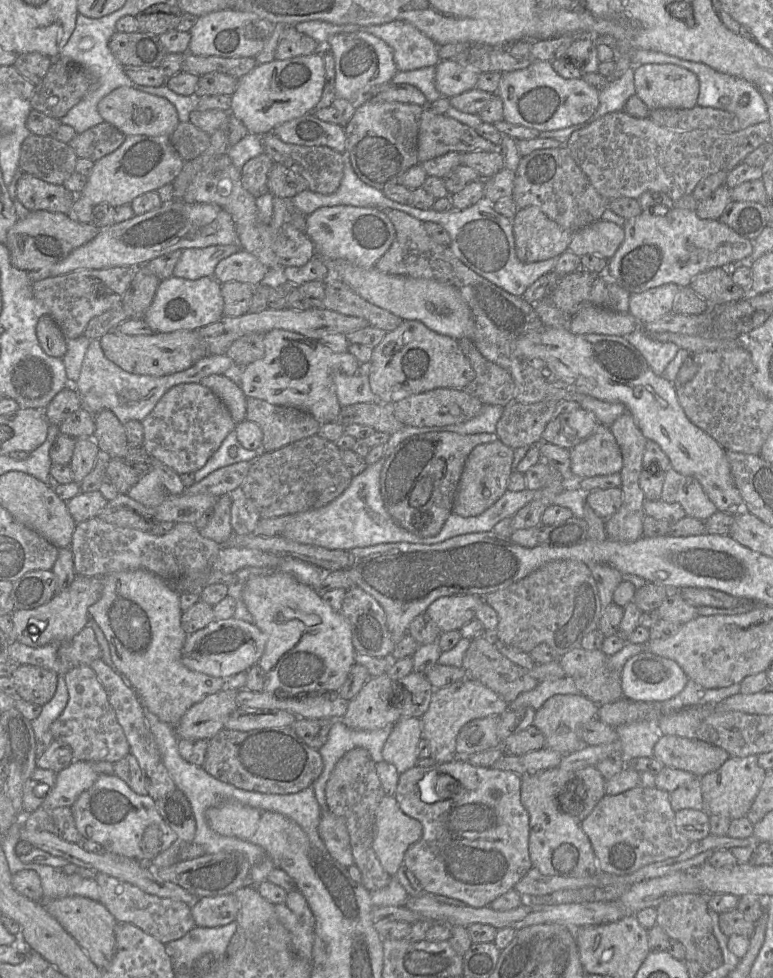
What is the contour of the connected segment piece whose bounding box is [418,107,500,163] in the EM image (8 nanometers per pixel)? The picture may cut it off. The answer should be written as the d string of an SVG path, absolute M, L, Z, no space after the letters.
M424 107L418 132L418 161L423 163L449 152L500 152L500 147L482 138L475 129Z

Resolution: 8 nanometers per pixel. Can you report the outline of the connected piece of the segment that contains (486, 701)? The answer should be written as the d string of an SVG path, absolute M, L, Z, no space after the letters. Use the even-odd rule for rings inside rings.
M466 678L435 689L428 710L421 717L422 737L429 743L429 757L439 763L454 759L457 736L465 725L476 719L500 716L507 710L508 702L475 680Z

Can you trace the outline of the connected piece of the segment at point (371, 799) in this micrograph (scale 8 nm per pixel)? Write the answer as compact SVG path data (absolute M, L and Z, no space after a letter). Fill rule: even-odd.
M353 748L336 763L325 787L326 809L344 818L350 836L354 864L361 873L361 884L369 892L386 887L392 877L384 870L373 849L376 813L381 800L386 795L375 764L367 749Z

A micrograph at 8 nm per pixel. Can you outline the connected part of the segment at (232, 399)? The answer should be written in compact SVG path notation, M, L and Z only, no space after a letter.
M223 374L206 376L200 383L208 387L223 401L236 424L246 420L247 397L239 384Z

